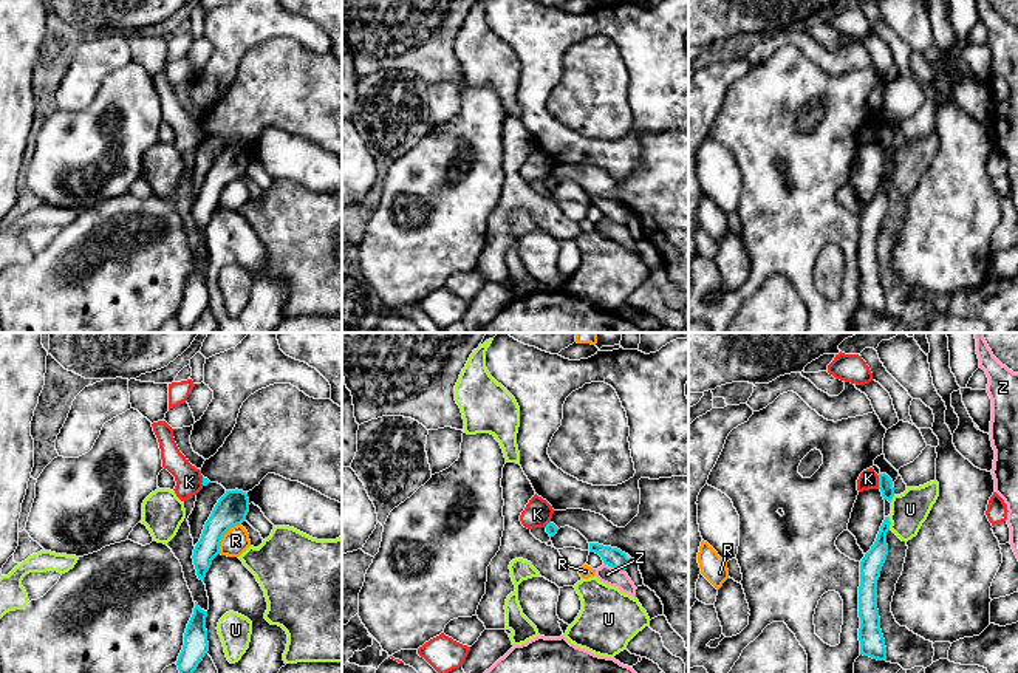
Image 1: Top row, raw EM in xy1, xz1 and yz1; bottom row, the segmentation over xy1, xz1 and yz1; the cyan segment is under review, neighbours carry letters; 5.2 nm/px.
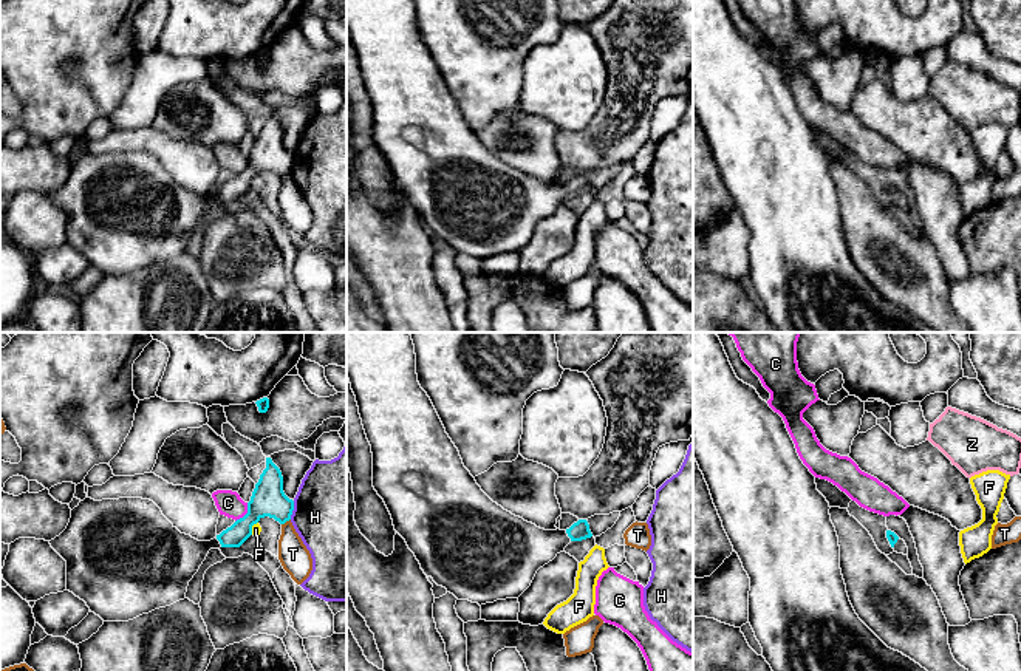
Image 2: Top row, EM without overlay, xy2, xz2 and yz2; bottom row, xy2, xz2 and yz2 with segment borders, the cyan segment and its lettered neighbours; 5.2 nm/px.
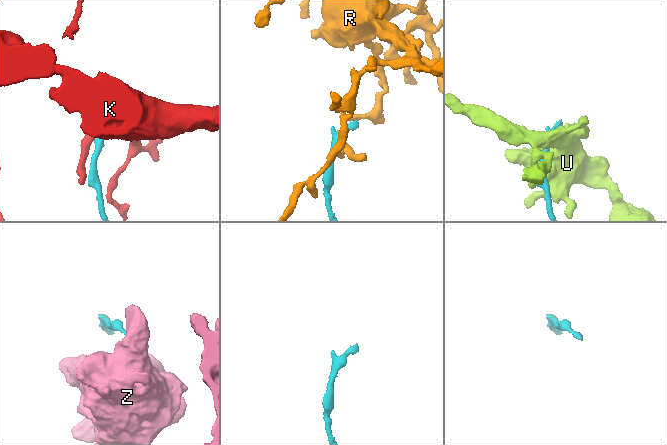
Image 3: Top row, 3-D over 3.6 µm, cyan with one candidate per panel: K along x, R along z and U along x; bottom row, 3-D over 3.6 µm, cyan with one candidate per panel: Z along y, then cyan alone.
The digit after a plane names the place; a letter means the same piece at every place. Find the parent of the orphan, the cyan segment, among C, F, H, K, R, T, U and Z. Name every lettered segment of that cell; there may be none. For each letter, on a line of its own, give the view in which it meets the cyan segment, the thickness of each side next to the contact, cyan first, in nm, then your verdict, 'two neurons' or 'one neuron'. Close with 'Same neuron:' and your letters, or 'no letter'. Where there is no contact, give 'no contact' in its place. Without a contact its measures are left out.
C: meets cyan in xy2; 180 nm thick on the cyan side, 130 nm on the other; two neurons
F: meets cyan in xy2; 180 nm thick on the cyan side, 50 nm on the other; two neurons
H: meets cyan in xy2; 180 nm thick on the cyan side, 500 nm on the other; two neurons
K: meets cyan in yz1; 80 nm thick on the cyan side, 100 nm on the other; two neurons
R: meets cyan in xy1; 160 nm thick on the cyan side, 140 nm on the other; two neurons
T: meets cyan in xy2; 180 nm thick on the cyan side, 160 nm on the other; two neurons
U: meets cyan in yz1; 110 nm thick on the cyan side, 190 nm on the other; two neurons
Z: meets cyan in xz1; 100 nm thick on the cyan side, 90 nm on the other; two neurons
Same neuron: no letter

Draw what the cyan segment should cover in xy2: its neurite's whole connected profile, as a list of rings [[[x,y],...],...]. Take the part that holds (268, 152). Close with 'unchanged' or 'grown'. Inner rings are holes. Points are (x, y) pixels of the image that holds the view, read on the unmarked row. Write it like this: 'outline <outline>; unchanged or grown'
outline [[[266,111],[266,122],[248,156],[248,167],[217,189],[217,193],[221,201],[240,201],[252,189],[252,179],[261,172],[269,170],[285,178],[291,173],[292,164],[294,155],[283,145],[282,125],[271,111]]]; unchanged

